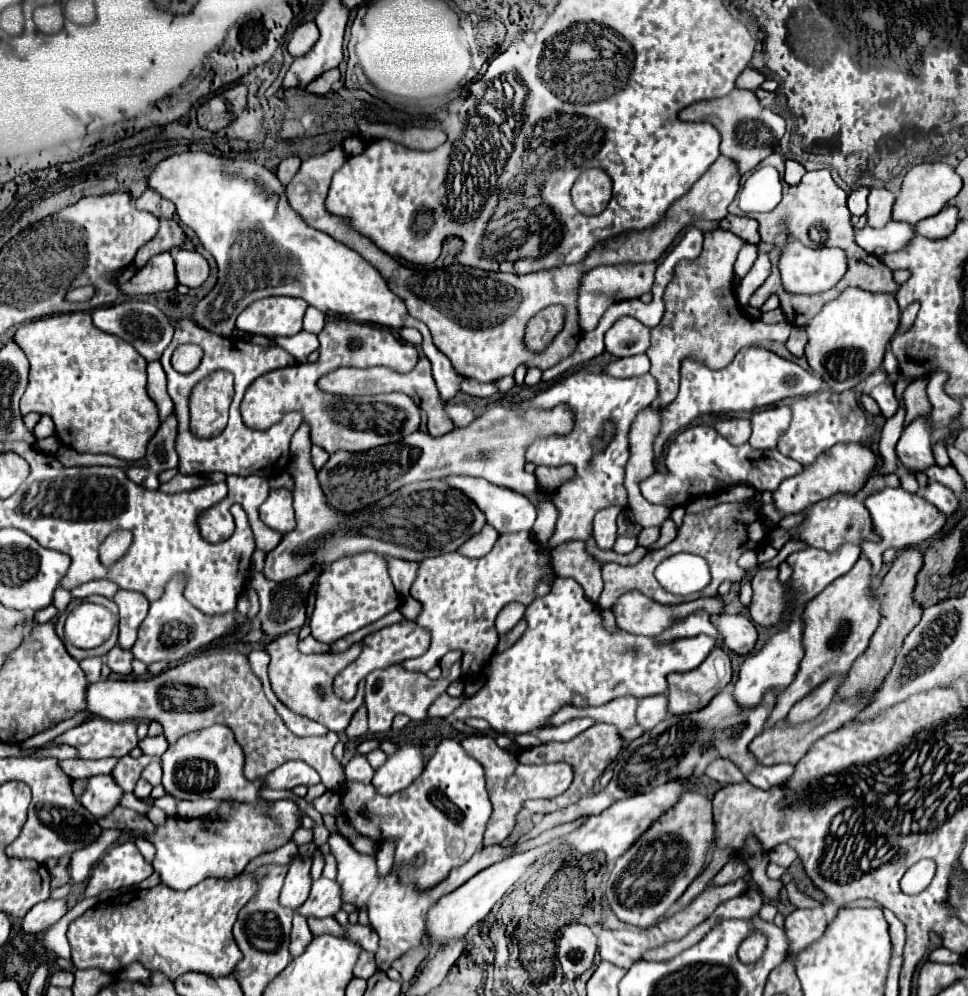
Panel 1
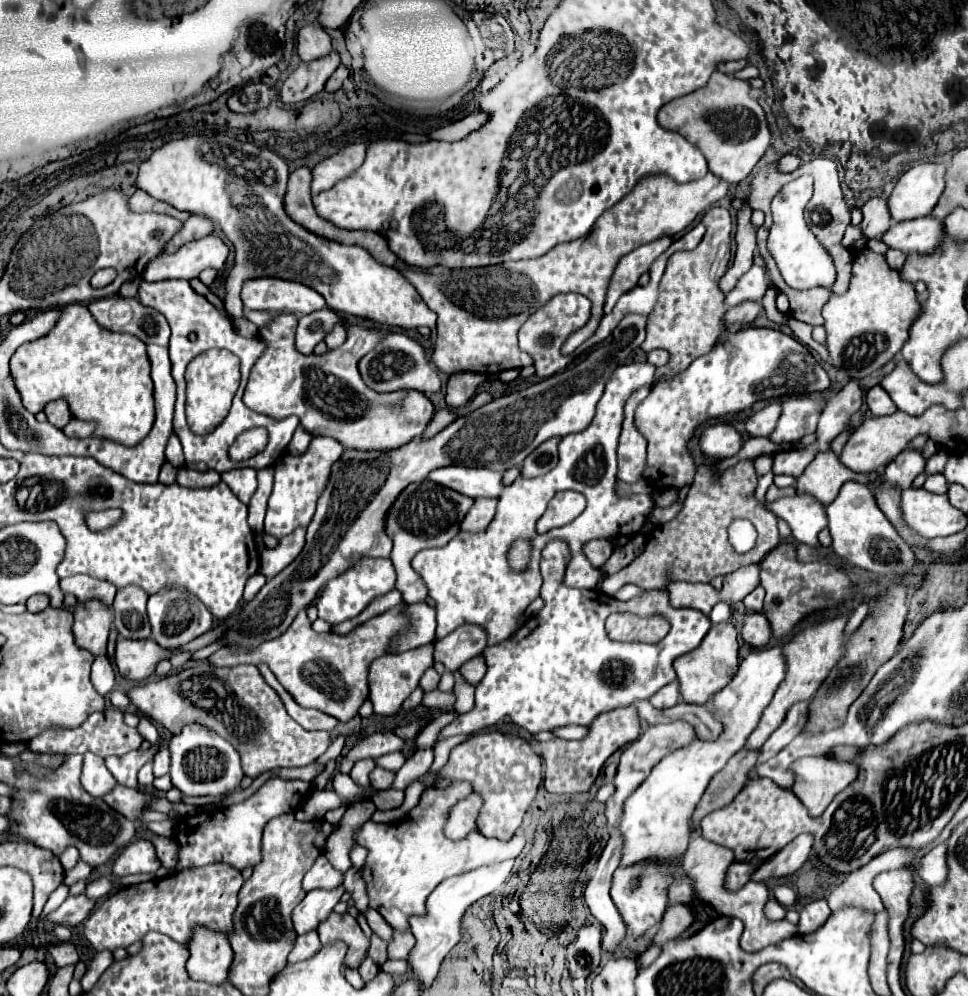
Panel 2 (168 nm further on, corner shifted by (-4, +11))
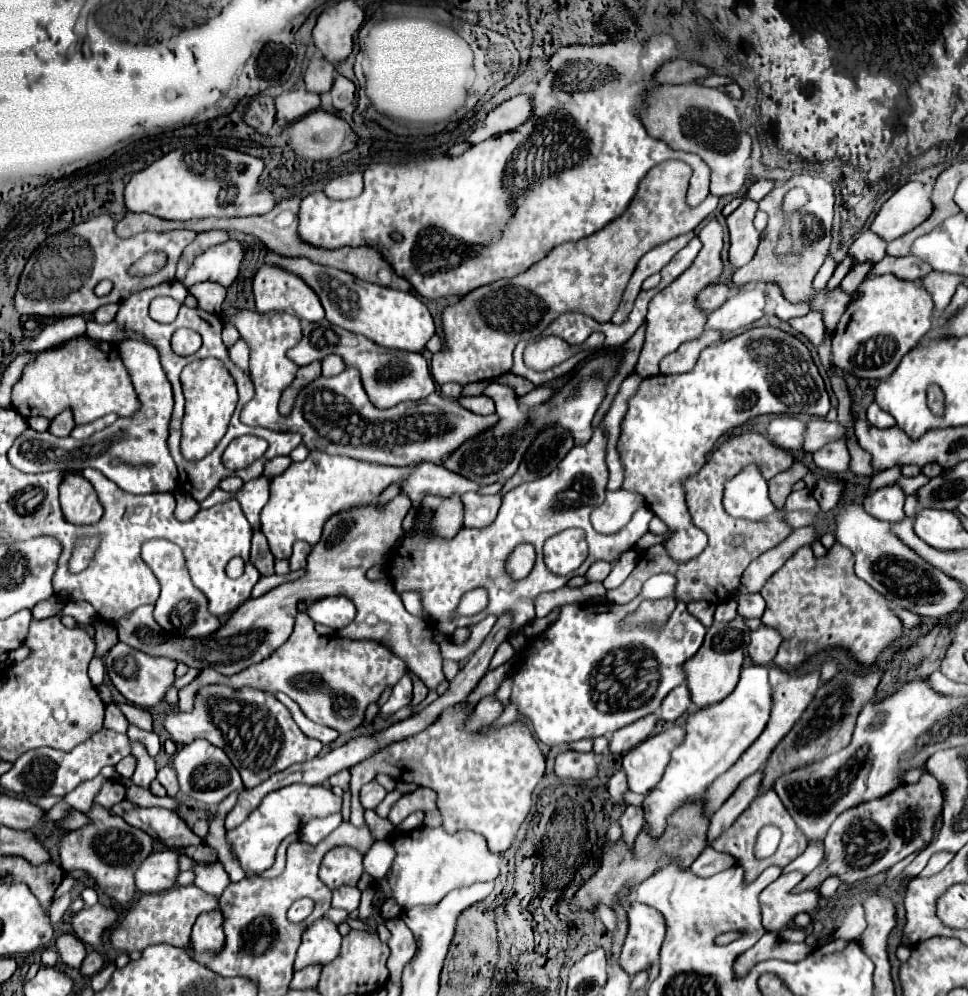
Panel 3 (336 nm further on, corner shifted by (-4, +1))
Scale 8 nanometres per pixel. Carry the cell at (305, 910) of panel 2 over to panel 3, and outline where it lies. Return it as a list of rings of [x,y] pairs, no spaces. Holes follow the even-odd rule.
[[[321,916],[303,932],[301,946],[297,950],[295,970],[305,968],[307,964],[329,964],[341,948],[341,934],[337,924],[331,922],[327,916]]]

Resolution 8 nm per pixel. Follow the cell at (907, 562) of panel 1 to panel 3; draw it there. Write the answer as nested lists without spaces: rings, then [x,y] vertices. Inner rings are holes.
[[[873,668],[871,672],[867,672],[867,676],[859,676],[857,672],[837,674],[829,682],[821,684],[813,702],[807,706],[807,712],[803,712],[801,720],[793,726],[793,730],[779,742],[779,746],[769,756],[769,762],[765,766],[763,786],[771,788],[775,778],[779,778],[781,774],[787,774],[795,768],[823,760],[825,756],[845,748],[851,740],[859,712],[863,704],[867,704],[875,696],[875,688],[879,680],[881,680],[881,670]]]

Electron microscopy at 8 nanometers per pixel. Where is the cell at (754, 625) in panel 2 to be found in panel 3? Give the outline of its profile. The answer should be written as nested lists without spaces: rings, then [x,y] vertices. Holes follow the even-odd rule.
[[[761,626],[759,630],[755,630],[751,634],[751,642],[749,642],[747,652],[755,664],[767,664],[775,658],[779,644],[781,644],[779,632],[775,628]]]

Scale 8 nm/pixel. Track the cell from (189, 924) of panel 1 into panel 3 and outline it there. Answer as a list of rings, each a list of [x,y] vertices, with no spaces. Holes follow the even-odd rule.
[[[195,884],[171,888],[157,894],[141,894],[141,898],[131,904],[119,924],[109,930],[109,942],[115,950],[121,952],[143,952],[151,944],[171,944],[171,946],[187,946],[191,940],[191,926],[197,916],[203,912],[213,912],[219,908],[219,898],[203,892]]]

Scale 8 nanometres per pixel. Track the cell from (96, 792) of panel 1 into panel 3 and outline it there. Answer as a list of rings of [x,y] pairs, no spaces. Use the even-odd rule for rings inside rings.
[[[133,808],[123,814],[123,820],[149,836],[159,840],[169,848],[183,848],[183,846],[199,846],[201,838],[193,834],[185,822],[167,808]]]

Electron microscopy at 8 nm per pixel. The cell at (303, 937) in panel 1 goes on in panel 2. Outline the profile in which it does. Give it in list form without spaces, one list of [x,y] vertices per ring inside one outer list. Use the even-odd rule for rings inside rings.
[[[317,932],[299,936],[297,942],[295,942],[295,948],[289,954],[289,962],[295,964],[295,962],[301,962],[301,960],[309,960],[319,952],[319,948],[321,948],[321,940],[319,940]]]

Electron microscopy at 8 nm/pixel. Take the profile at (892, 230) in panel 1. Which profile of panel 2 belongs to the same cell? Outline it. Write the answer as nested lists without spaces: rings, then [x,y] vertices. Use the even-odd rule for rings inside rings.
[[[923,216],[917,220],[893,224],[891,230],[881,240],[887,246],[897,248],[905,254],[933,254],[935,250],[939,250],[943,234],[945,226],[941,220]]]

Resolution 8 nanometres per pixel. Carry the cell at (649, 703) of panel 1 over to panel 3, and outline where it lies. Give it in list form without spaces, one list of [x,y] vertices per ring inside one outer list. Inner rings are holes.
[[[685,684],[677,686],[675,690],[671,690],[665,696],[665,700],[663,700],[661,708],[659,708],[659,718],[665,720],[665,722],[675,722],[679,716],[685,714],[689,702],[691,702],[691,698],[689,698],[687,686]]]

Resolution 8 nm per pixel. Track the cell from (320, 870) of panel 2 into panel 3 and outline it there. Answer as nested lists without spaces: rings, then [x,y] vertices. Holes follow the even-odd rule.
[[[343,886],[333,890],[333,908],[343,908],[347,912],[357,910],[361,898],[361,890],[357,886]]]

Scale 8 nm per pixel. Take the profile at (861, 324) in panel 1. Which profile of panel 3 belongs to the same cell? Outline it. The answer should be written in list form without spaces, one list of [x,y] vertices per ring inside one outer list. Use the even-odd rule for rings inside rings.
[[[893,274],[871,276],[857,288],[857,298],[847,306],[833,332],[833,362],[839,370],[867,380],[885,380],[901,358],[931,330],[933,300],[917,282],[899,280]]]

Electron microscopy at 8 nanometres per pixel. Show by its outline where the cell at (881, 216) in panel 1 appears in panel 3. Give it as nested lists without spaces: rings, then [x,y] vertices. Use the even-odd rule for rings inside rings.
[[[865,228],[861,232],[861,236],[851,244],[849,252],[855,258],[855,264],[857,262],[865,262],[865,260],[879,262],[887,254],[885,248],[887,248],[887,242],[879,240],[879,236],[875,236],[875,232],[871,232],[869,228]]]

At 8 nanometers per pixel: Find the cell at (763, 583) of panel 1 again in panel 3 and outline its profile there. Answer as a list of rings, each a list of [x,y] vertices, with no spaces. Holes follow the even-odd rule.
[[[839,542],[823,560],[813,556],[811,546],[799,548],[767,580],[761,596],[767,602],[761,618],[763,626],[775,628],[783,636],[775,664],[785,670],[795,670],[807,656],[827,646],[845,646],[855,660],[869,666],[903,632],[901,620],[893,614],[889,602],[855,576],[853,556]]]

